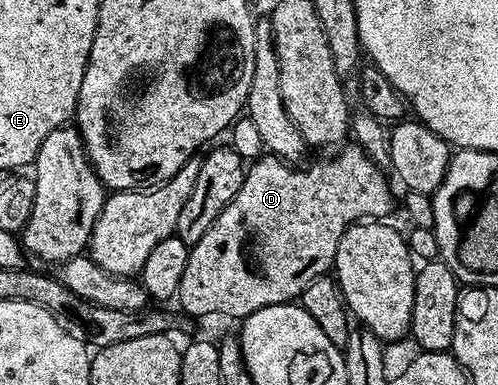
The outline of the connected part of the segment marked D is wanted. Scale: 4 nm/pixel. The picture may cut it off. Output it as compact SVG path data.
M350 146L335 153L340 155L312 167L303 165L296 169L270 153L254 160L246 168L243 184L233 201L209 225L209 233L190 248L177 303L191 315L232 315L236 321L242 321L262 307L298 300L314 279L328 274L334 268L337 245L347 228L360 221L386 220L395 203L385 171L362 147Z

